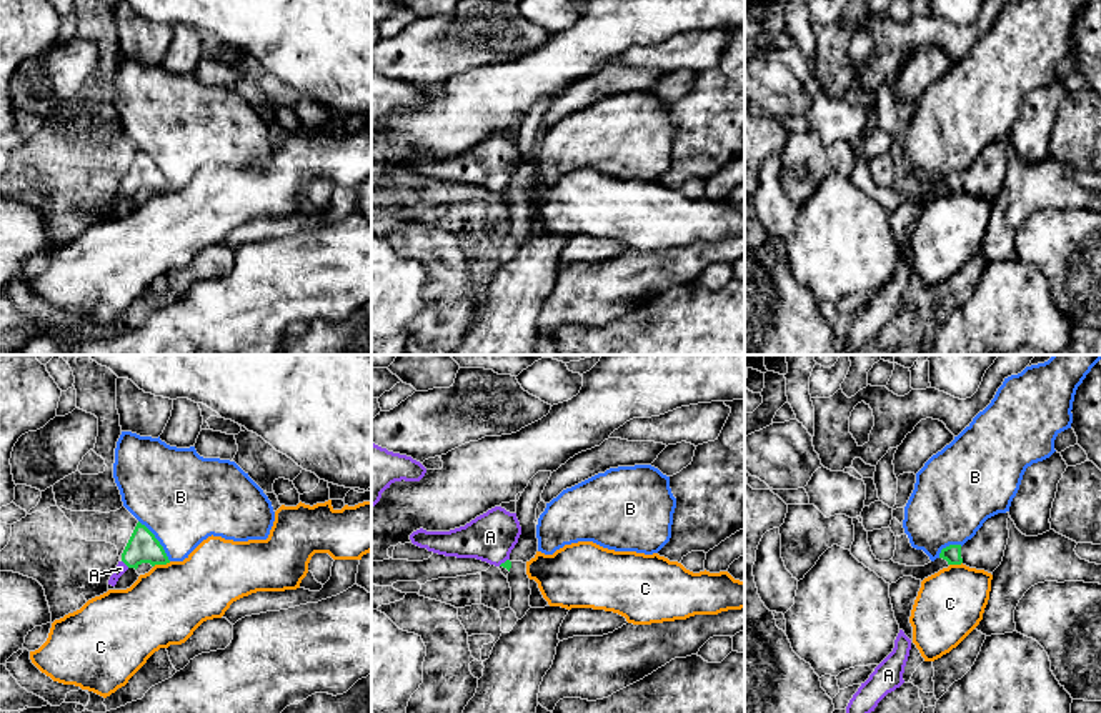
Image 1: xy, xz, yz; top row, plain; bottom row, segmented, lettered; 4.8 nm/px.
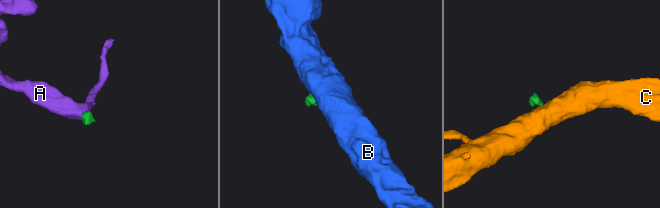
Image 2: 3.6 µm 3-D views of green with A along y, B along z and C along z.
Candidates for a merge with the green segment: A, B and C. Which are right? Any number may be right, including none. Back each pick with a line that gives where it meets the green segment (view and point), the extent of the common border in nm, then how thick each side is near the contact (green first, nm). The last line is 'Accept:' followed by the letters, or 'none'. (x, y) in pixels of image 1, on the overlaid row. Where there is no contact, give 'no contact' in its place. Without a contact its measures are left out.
A: meets green in xy at (125, 563); contact 50 nm long; 150 nm thick on the green side, 50 nm on the other
Accept: A

